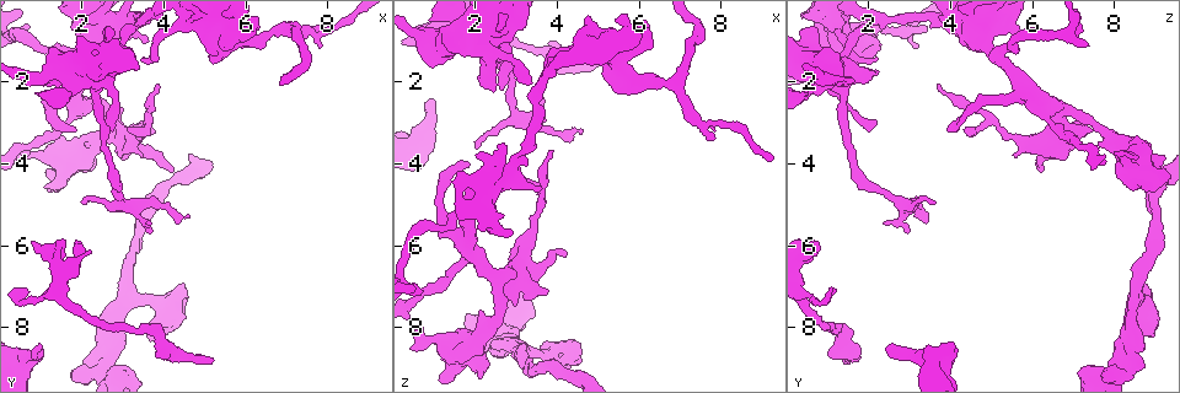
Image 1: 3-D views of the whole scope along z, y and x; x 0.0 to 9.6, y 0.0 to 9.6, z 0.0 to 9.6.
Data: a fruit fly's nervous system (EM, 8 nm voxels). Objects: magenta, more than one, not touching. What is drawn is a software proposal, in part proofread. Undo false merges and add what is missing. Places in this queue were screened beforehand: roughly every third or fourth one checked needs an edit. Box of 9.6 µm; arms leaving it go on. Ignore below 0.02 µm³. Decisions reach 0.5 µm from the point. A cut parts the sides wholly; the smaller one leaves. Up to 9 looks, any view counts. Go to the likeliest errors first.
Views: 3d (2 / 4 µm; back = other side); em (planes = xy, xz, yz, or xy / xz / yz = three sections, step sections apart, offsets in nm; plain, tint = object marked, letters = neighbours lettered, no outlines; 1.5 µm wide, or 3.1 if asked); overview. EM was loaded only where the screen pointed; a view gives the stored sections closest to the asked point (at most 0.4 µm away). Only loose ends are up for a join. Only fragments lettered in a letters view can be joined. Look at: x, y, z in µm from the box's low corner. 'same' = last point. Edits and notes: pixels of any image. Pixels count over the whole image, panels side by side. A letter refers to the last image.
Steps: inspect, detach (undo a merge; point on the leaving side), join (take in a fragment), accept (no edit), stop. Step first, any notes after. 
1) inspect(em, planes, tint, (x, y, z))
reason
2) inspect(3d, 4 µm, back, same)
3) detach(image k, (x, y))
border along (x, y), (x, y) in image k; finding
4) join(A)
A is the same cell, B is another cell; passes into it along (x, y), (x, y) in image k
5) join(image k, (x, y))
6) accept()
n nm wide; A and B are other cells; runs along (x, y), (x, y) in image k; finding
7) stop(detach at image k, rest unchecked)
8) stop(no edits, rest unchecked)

inspect(em, planes, tint, (0.95, 8.55, 2.45))
an open end

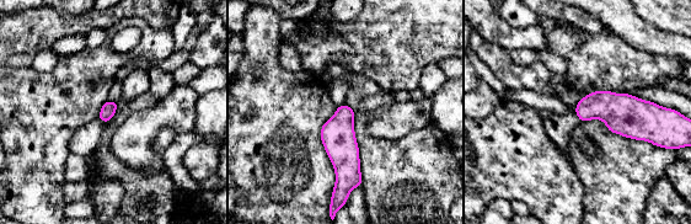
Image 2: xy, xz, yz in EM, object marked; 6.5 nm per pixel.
inspect(em, planes, letters, same)
what lies round it

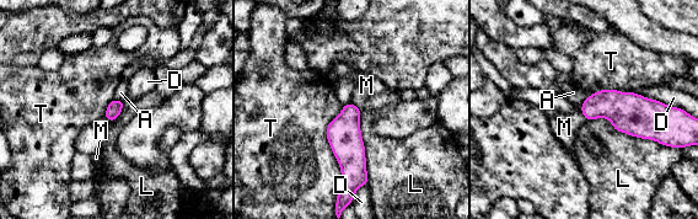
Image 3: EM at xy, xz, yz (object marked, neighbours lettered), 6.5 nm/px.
accept()
A, D, L, M and T are other cells; border along (580, 107), (585, 118) in image 3; no lettered fragment goes on from it

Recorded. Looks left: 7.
inspect(3d, 4 µm, (3.80, 3.20, 7.05))
an open end

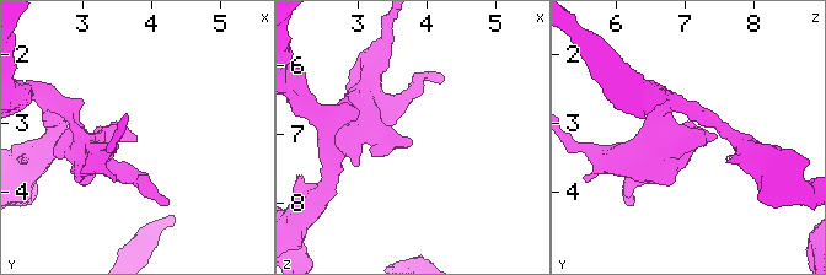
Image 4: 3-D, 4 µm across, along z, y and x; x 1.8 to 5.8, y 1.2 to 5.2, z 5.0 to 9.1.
inspect(em, planes, letters, (3.75, 3.25, 7.10))

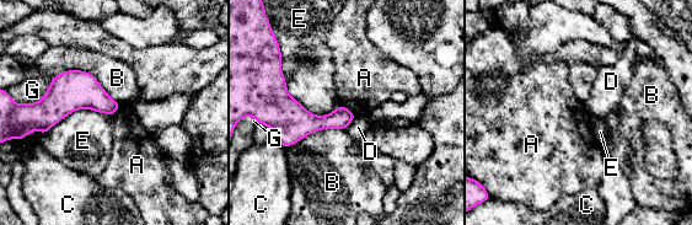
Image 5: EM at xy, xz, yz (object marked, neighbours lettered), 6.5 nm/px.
accept()
A, B, C, D, E and G are other cells; border along (342, 103), (355, 117) in image 5; none of them fits

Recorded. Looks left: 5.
inspect(em, planes, letters, (2.55, 1.55, 1.65))
stops while still wide

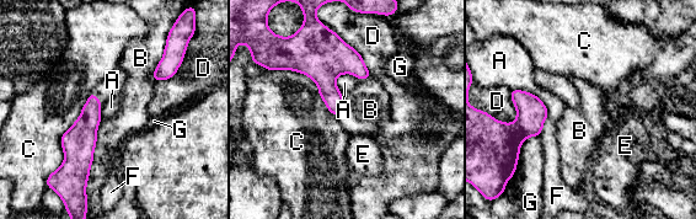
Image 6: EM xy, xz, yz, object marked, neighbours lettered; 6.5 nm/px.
accept()
A, B, C, D, E, F and G are other cells; border along (102, 119), (85, 188) in image 6; none of them fits

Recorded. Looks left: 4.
inspect(3d, 2 µm, (3.65, 5.50, 2.40))
free end

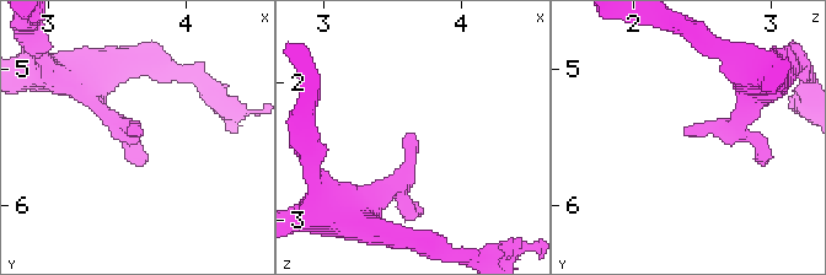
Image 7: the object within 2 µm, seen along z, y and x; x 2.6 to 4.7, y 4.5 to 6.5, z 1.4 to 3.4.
inspect(em, planes, letters, (3.64, 5.46, 2.38))
need the tissue

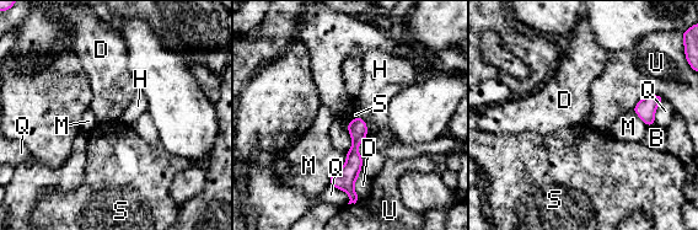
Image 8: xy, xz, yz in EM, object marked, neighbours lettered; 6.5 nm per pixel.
accept()
U touches over 240 nm; B, D, H, M, Q, S and U are other cells; runs along (359, 121), (349, 171), (352, 192) in image 8; none of them fits

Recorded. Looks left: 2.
stop(no edits, rest unchecked)

